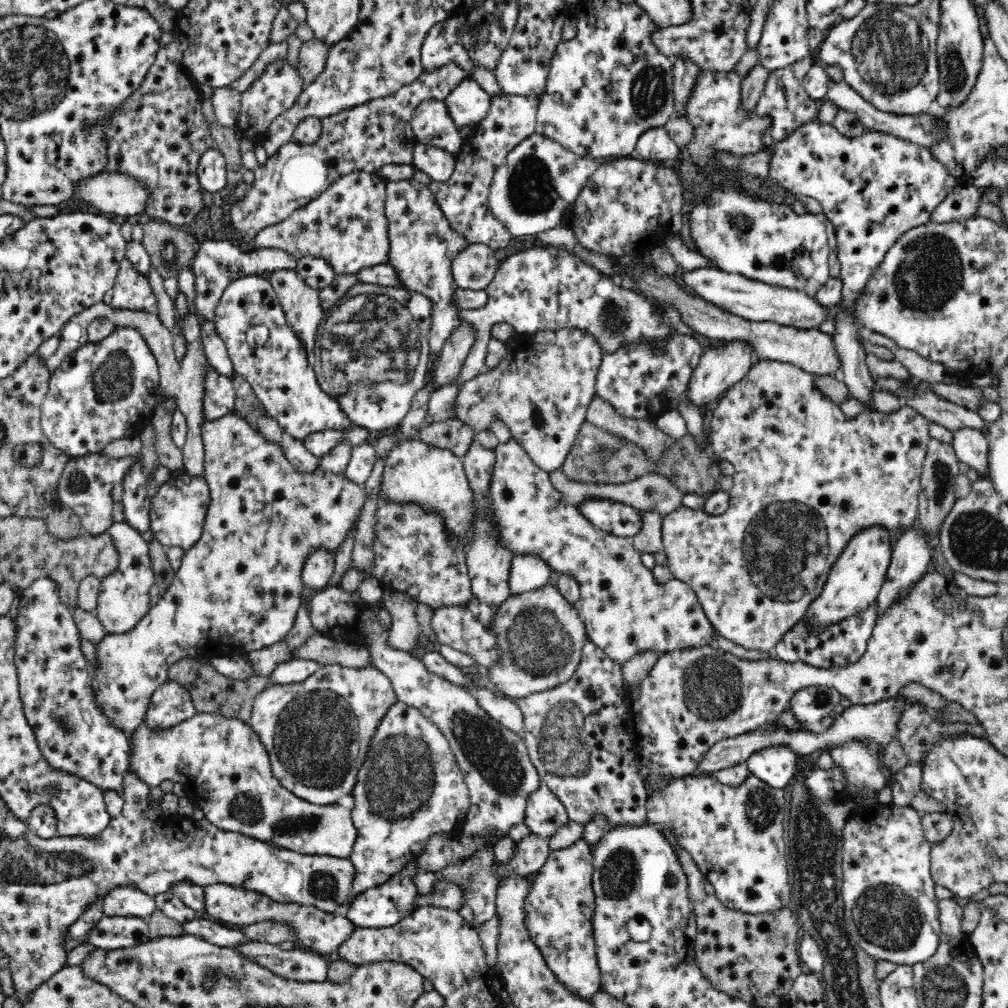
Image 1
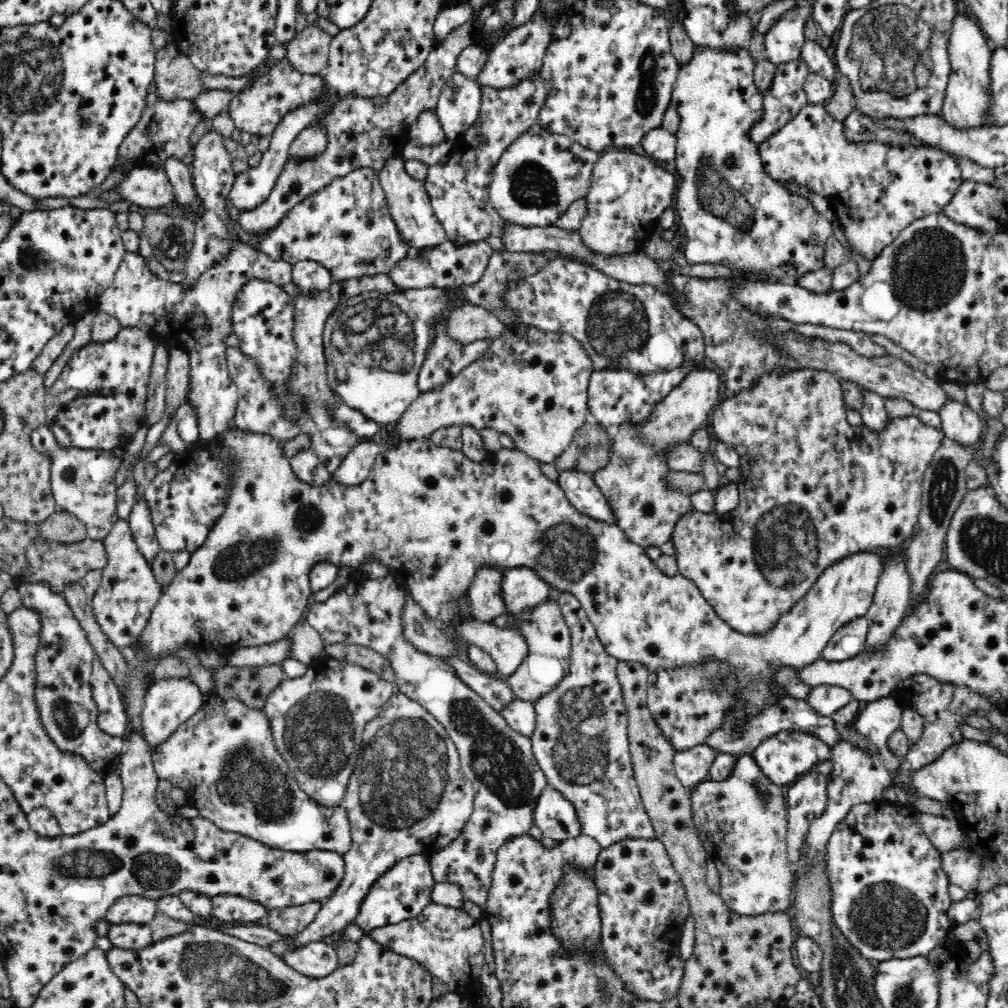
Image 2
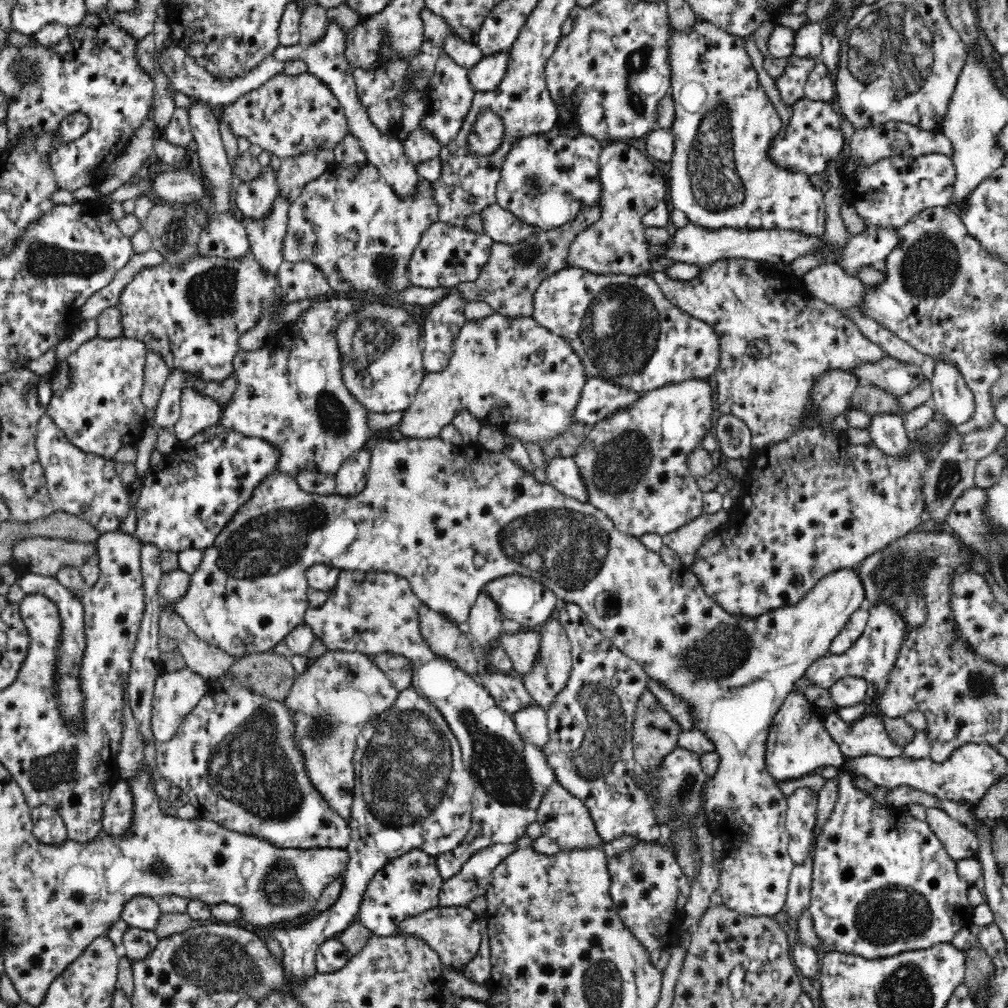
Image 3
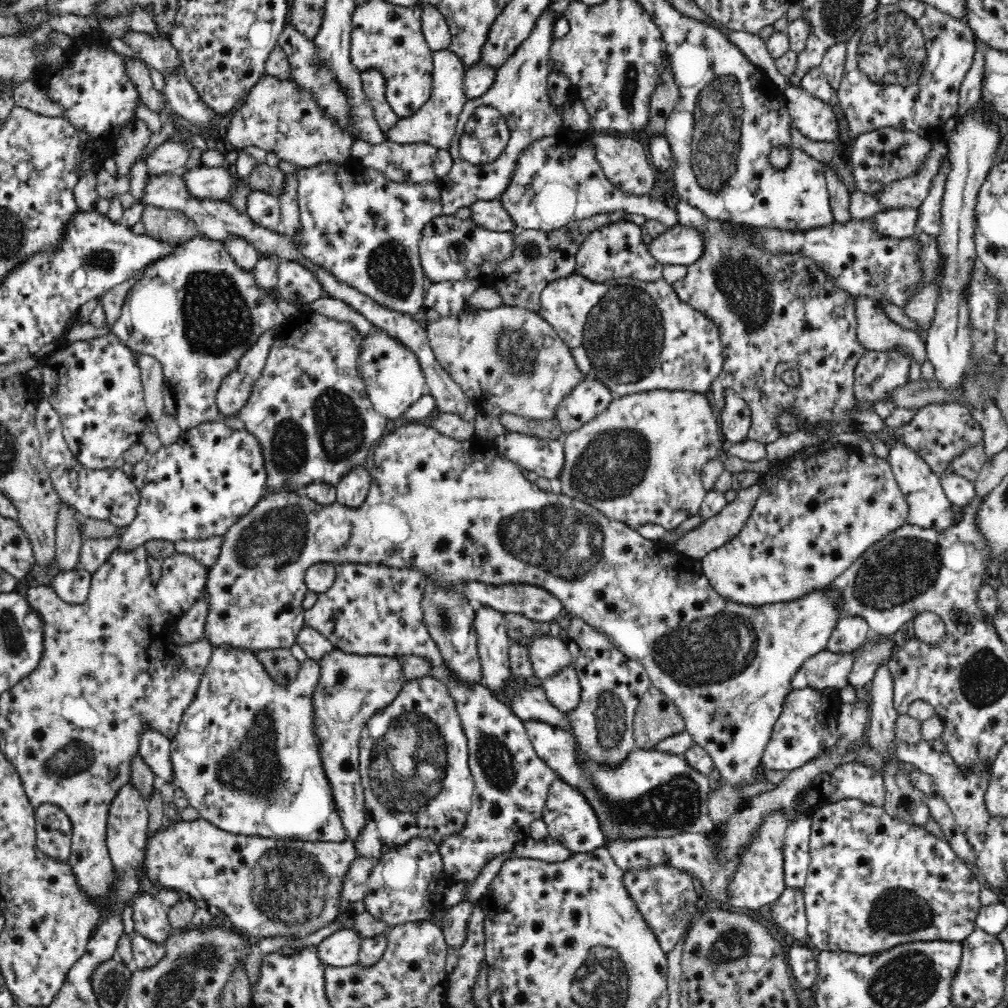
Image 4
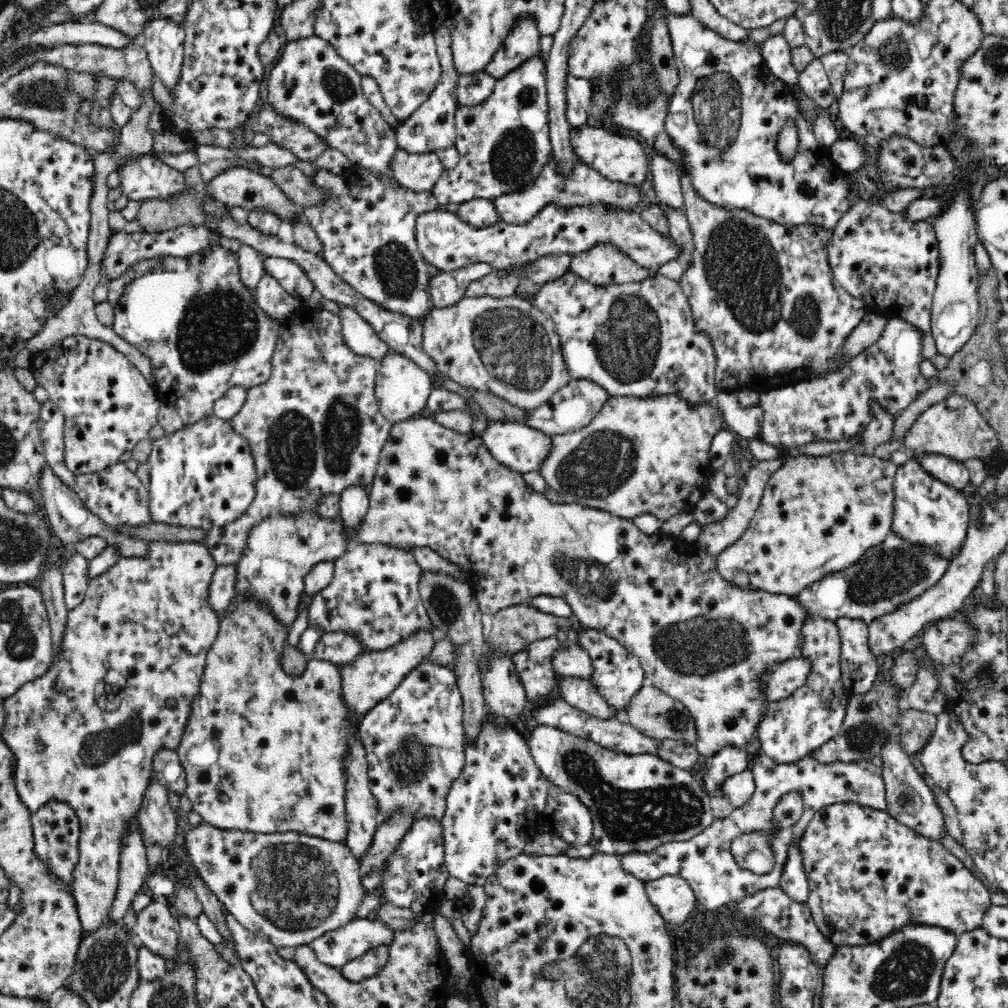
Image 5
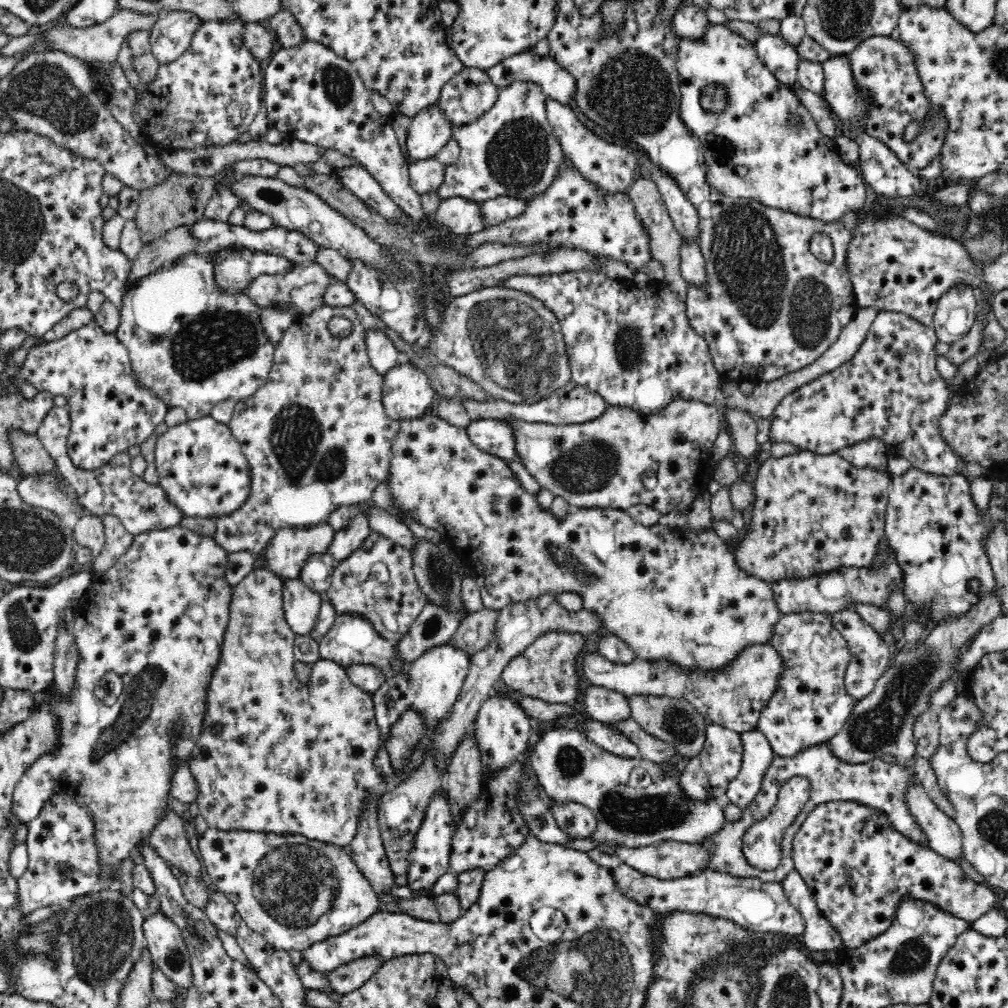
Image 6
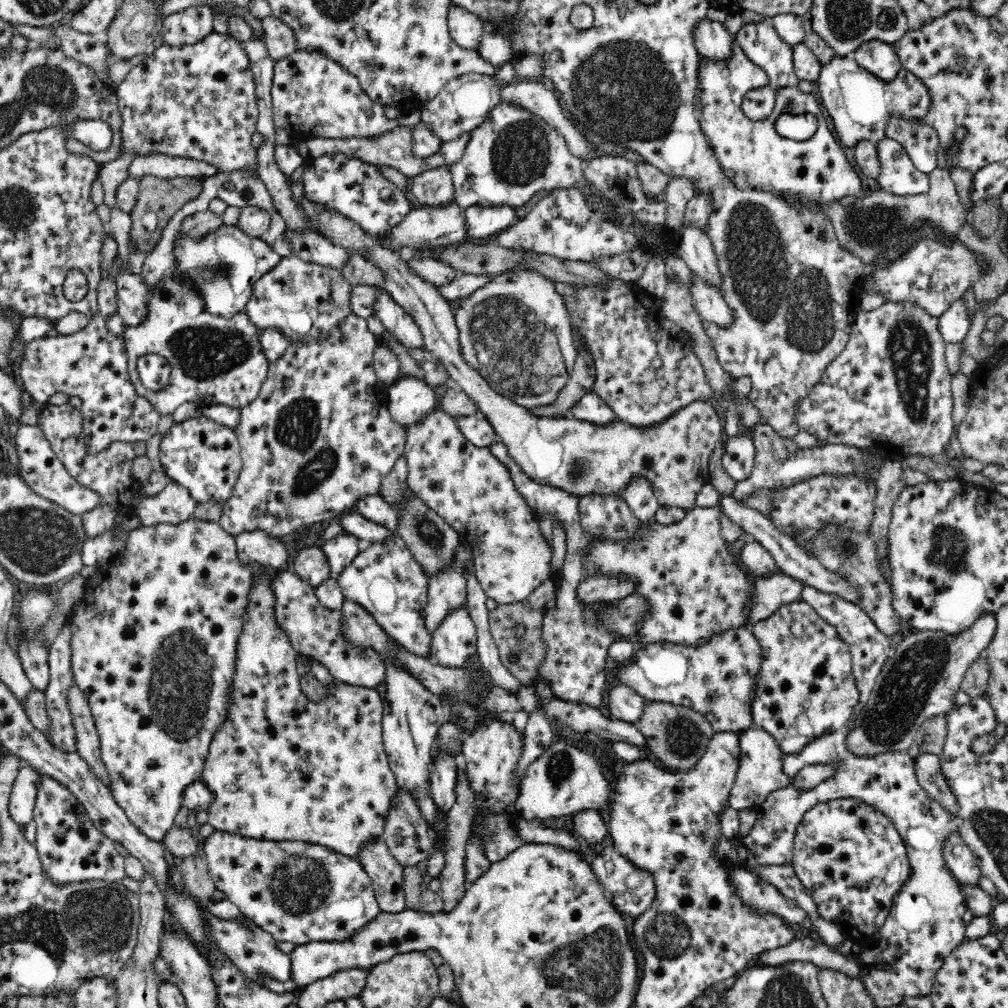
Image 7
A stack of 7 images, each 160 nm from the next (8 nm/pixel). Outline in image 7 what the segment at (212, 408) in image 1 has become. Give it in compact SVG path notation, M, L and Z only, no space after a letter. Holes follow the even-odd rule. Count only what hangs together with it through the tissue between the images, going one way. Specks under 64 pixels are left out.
M166 274L156 284L156 289L151 291L148 321L140 327L128 327L123 339L132 384L137 389L137 393L146 397L161 415L172 414L178 406L185 402L195 402L201 407L224 404L239 409L250 404L258 396L270 370L268 359L262 351L259 340L260 332L252 327L250 319L244 311L234 317L208 315L194 288L180 283L176 278L167 278ZM146 354L160 354L172 366L170 380L166 388L162 388L160 392L148 390L140 384L137 361L140 356Z

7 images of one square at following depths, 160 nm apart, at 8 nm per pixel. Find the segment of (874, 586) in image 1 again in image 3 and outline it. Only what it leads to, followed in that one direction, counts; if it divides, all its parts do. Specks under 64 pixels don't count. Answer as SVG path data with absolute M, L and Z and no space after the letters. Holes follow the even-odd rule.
M379 437L370 445L370 453L371 465L366 488L358 496L351 498L344 498L338 494L318 496L318 494L304 492L296 479L275 471L266 480L262 480L260 486L254 491L251 500L246 502L234 515L234 518L222 528L222 532L218 534L214 544L211 544L210 548L206 548L200 569L191 574L192 584L188 588L186 598L182 602L174 604L178 613L186 621L188 628L198 638L205 640L212 646L221 648L227 655L235 658L274 650L294 628L304 622L306 611L310 608L308 602L310 588L306 572L310 566L315 564L331 565L338 570L353 569L364 572L393 573L398 577L406 577L413 585L414 592L420 597L422 603L433 608L436 612L446 613L458 624L467 621L470 609L474 606L482 587L485 587L492 580L521 575L541 582L545 587L553 590L560 600L581 608L586 618L617 649L644 667L644 672L651 680L671 691L674 696L687 704L693 726L705 734L705 737L713 744L713 750L719 756L718 770L706 784L705 805L700 821L708 824L714 839L718 836L724 838L724 850L721 857L722 876L720 876L718 890L723 905L745 916L772 918L780 913L786 904L787 886L795 864L789 855L789 837L786 828L787 797L780 790L778 782L768 773L765 763L766 744L770 728L773 727L774 716L778 714L787 694L794 690L796 682L804 676L806 667L822 655L830 654L830 644L834 637L844 628L850 615L862 608L864 604L862 583L856 577L854 570L845 569L824 576L794 606L770 609L758 616L737 615L726 611L722 605L708 596L700 584L698 576L693 574L690 567L681 566L672 570L670 566L664 564L659 552L650 550L637 536L620 532L605 512L592 506L588 501L567 497L548 482L538 482L532 474L514 464L503 451L489 451L484 446L480 446L478 442L468 445L462 442L455 445L441 440L440 437L404 437L402 440L396 441L390 438L383 440ZM477 554L484 557L483 566L477 567L474 564L474 556Z

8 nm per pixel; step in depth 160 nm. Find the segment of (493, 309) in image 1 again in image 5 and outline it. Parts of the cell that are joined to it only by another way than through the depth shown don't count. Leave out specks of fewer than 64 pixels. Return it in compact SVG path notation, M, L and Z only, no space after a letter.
M568 270L542 283L534 292L533 305L555 323L571 378L590 380L602 387L609 397L657 399L658 396L678 395L692 405L702 405L718 394L714 348L710 339L697 331L679 281L658 273L630 284L597 285Z

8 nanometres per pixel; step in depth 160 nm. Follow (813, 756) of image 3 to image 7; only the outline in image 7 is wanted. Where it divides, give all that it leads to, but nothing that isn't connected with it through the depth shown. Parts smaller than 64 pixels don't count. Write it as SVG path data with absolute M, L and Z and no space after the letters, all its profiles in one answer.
M802 600L790 601L783 604L776 612L767 616L764 620L759 620L750 626L753 635L758 641L761 650L761 663L757 673L753 676L755 681L753 688L753 696L751 697L751 715L756 727L763 728L770 733L778 743L780 750L786 755L799 753L807 744L824 735L833 732L845 730L845 724L854 712L855 706L859 702L860 689L858 689L858 681L854 677L852 657L849 653L849 644L842 640L838 634L837 628L828 624L808 603Z

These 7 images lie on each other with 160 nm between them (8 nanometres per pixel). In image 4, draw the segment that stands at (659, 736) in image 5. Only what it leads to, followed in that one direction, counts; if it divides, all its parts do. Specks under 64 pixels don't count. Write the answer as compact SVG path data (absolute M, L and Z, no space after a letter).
M650 685L642 695L633 718L636 748L653 749L663 738L686 731L678 707L659 688Z

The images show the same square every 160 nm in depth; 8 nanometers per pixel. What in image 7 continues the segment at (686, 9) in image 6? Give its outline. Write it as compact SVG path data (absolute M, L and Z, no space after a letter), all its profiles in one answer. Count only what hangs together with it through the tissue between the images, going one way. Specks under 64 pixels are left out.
M704 18L694 30L694 45L699 54L712 62L730 62L734 56L734 40L735 35L718 21Z

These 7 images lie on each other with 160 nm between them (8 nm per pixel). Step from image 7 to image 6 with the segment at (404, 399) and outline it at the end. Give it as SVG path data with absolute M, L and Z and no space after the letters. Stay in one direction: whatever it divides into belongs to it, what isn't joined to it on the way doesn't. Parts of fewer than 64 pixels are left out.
M402 361L384 380L382 403L390 418L401 422L426 415L435 394L427 374Z

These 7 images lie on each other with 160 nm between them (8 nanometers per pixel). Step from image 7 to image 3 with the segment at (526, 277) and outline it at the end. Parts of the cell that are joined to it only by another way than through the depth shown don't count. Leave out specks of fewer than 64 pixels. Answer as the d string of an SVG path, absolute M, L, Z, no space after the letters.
M494 311L482 320L467 320L455 334L448 366L442 372L424 375L416 400L406 408L406 416L398 425L399 431L404 437L439 437L441 429L452 423L456 411L468 409L482 425L496 426L512 438L542 445L550 438L562 436L575 422L574 407L587 377L582 362L566 339L541 326L533 316L506 316Z

